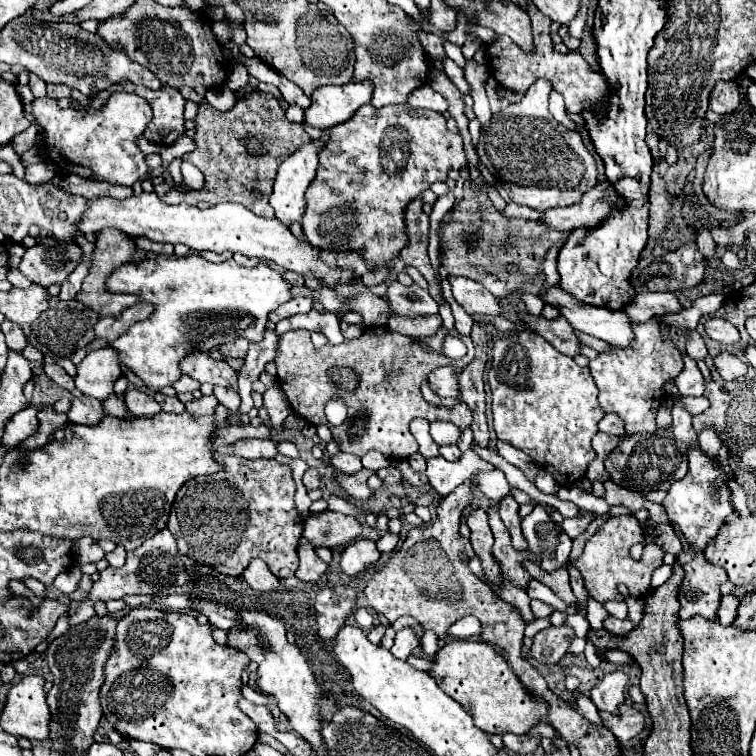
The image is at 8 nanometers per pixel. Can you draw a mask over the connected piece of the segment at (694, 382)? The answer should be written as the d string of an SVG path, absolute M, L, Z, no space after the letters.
M682 351L684 357L684 369L682 373L674 379L680 395L702 395L704 393L704 377L700 373L700 369L696 367L696 361L690 359L690 355L686 351Z

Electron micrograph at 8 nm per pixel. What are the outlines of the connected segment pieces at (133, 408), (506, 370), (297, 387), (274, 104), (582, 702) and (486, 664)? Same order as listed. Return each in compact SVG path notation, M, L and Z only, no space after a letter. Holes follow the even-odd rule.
M128 389L124 393L124 401L126 401L130 413L134 413L134 417L160 413L160 405L154 401L154 397L144 393L144 391L140 391L140 389Z
M516 331L494 341L488 381L492 387L492 413L498 439L530 455L538 465L546 467L560 485L574 485L580 481L588 465L596 459L592 437L598 433L598 421L604 417L602 409L598 409L598 389L588 367L578 367L572 357L556 351L536 333Z
M368 327L362 337L358 339L352 339L352 341L344 341L342 345L324 345L322 349L314 349L312 341L310 341L310 333L308 331L288 331L284 333L284 337L280 337L280 347L278 347L278 355L274 359L276 363L276 377L278 377L278 383L280 383L280 389L286 393L294 413L298 413L300 417L304 417L306 421L310 421L312 425L326 425L330 431L332 431L332 437L334 441L338 443L340 451L344 453L354 453L358 457L366 455L370 449L376 449L380 451L384 457L396 457L396 459L406 459L408 455L416 453L418 451L418 443L414 439L414 435L410 433L408 425L412 419L416 417L424 417L428 421L450 421L454 425L458 425L462 431L472 423L472 413L470 413L470 407L466 403L460 403L456 407L432 407L424 401L422 393L420 393L420 385L422 381L428 377L428 373L436 367L444 367L444 365L452 365L452 367L466 367L470 361L474 359L474 345L472 345L472 339L470 337L464 337L460 335L456 329L454 331L448 331L448 329L440 329L436 333L436 337L432 339L424 339L424 341L412 341L412 337L406 337L406 335L400 335L396 331L390 331L386 327ZM452 335L452 337L460 337L466 347L468 347L468 353L462 357L462 359L450 359L442 353L442 345L444 345L444 339ZM334 365L346 365L346 367L352 367L356 373L358 373L358 379L360 379L360 385L358 385L358 391L356 393L344 393L338 389L334 389L330 385L330 379L326 375L326 371ZM330 397L338 397L346 403L348 407L348 417L346 421L340 425L340 427L334 427L328 423L326 415L324 415L324 405L328 403Z
M254 91L246 95L244 99L240 99L234 105L234 109L226 113L214 109L208 103L200 103L198 117L196 117L196 135L194 135L196 149L186 153L182 159L194 163L204 173L204 179L206 179L204 189L182 193L174 189L172 185L156 185L154 191L158 197L162 197L162 201L168 201L168 203L198 205L200 201L208 201L216 205L222 201L234 201L254 211L260 217L274 217L268 197L276 177L276 169L286 157L290 157L294 151L298 151L304 143L310 143L310 141L312 141L310 135L304 131L300 123L290 123L286 119L282 105L270 93ZM244 135L258 137L266 149L266 155L250 157L246 153L246 147L242 145ZM254 191L258 191L260 197L254 197Z
M578 695L578 699L576 699L576 705L578 705L578 709L582 711L582 715L588 719L588 721L594 721L596 725L602 725L600 723L600 717L598 717L598 709L594 707L594 703L586 697L586 695Z
M456 639L438 649L434 657L430 675L446 695L458 701L472 715L474 725L484 733L522 735L546 717L546 703L540 703L536 697L526 693L524 685L518 681L514 671L506 667L502 655L498 655L492 645L486 645L484 641Z

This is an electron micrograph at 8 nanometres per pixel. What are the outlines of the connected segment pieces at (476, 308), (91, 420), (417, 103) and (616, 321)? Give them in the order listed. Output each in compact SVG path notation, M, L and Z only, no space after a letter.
M450 277L448 279L452 285L452 297L454 301L472 313L480 313L480 315L500 315L500 305L496 301L496 297L482 289L482 285L466 279L466 277Z
M72 397L70 399L72 407L70 411L66 413L68 419L72 423L80 423L80 425L96 425L100 419L102 419L102 403L98 399L92 399L92 397Z
M422 85L422 89L416 89L410 95L408 105L414 107L414 109L432 109L432 111L438 111L438 113L444 113L448 109L446 99L440 93L436 93L430 85Z
M558 285L544 289L544 303L554 305L568 323L588 335L594 335L606 343L626 347L632 339L632 323L622 311L614 311L608 307L594 307L578 301Z

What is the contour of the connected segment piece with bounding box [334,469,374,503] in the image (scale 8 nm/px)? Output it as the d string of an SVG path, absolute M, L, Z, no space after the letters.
M362 469L360 473L356 475L342 475L338 471L334 471L334 477L338 481L338 485L348 493L352 495L356 501L362 501L362 503L368 503L372 497L374 497L374 491L368 487L368 475L370 471Z

